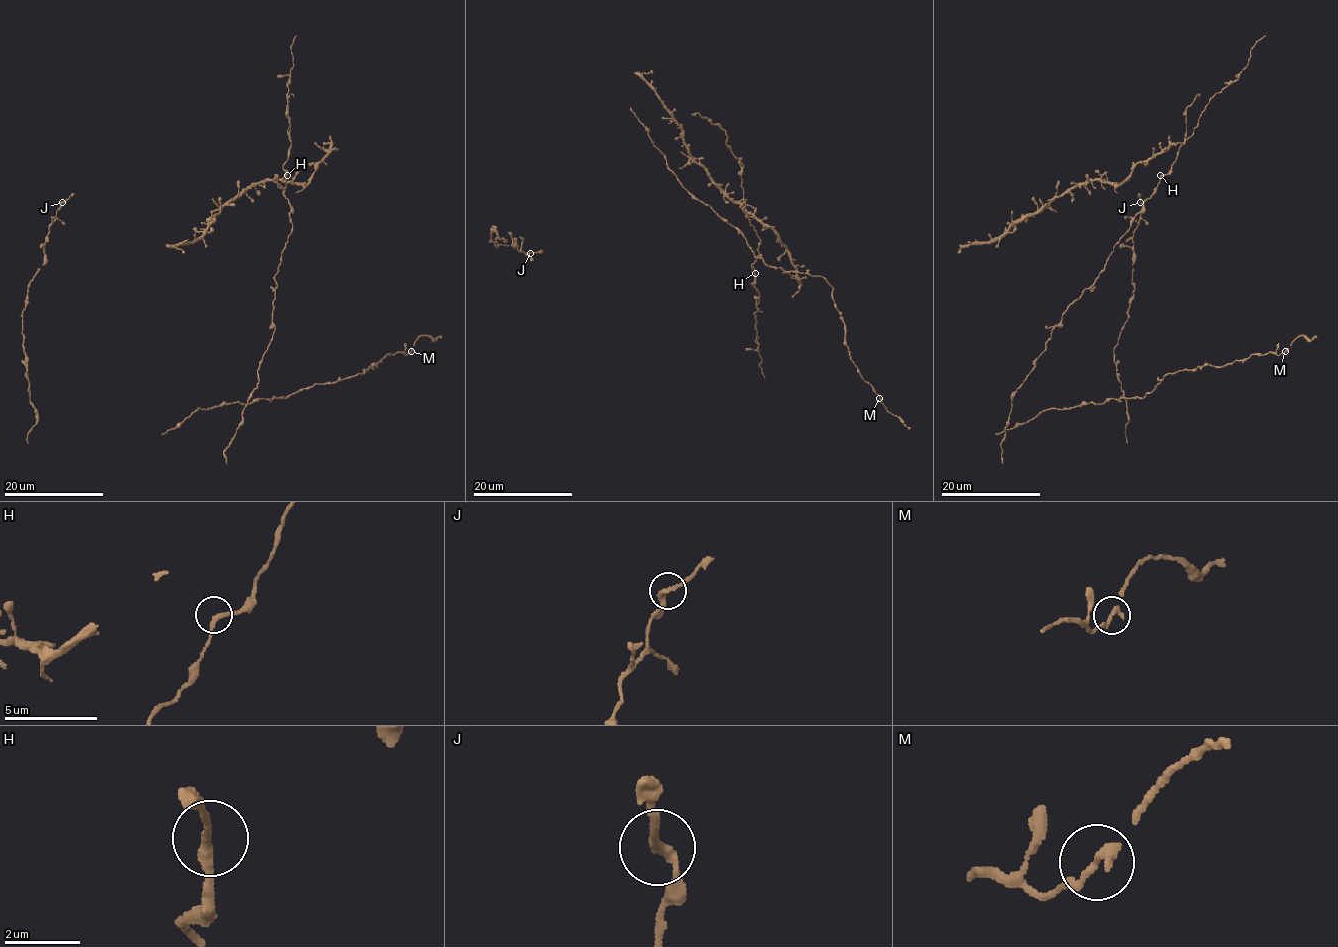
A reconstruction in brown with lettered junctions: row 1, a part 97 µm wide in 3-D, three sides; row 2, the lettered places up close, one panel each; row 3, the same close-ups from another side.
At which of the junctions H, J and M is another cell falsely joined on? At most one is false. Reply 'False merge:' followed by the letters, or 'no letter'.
False merge: no letter

